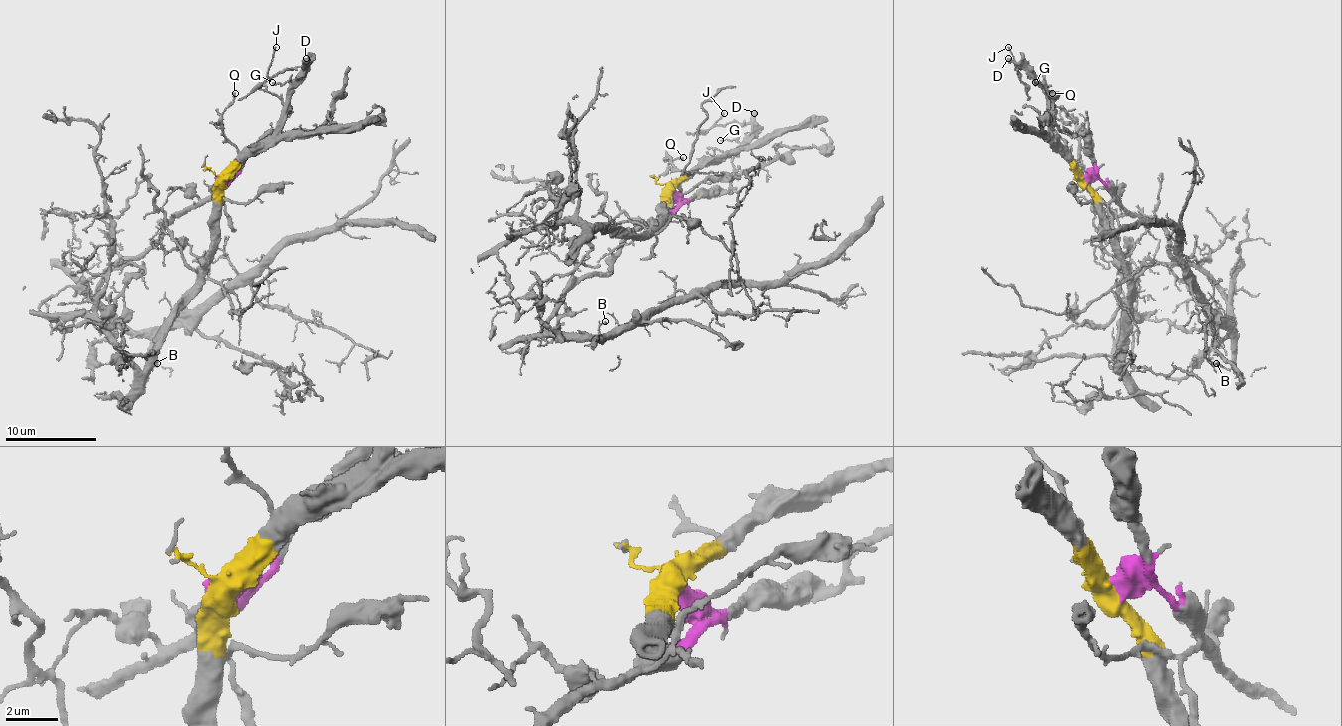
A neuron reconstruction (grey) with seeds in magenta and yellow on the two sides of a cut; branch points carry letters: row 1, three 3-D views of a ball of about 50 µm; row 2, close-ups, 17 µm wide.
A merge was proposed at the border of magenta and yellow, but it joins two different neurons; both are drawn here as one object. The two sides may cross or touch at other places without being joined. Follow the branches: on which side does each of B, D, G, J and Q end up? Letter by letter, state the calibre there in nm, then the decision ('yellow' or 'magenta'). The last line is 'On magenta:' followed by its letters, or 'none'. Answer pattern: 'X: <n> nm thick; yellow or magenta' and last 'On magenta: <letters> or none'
B: 170 nm thick; magenta
D: 380 nm thick; yellow
G: 130 nm thick; yellow
J: 120 nm thick; yellow
Q: 150 nm thick; yellow
On magenta: B

